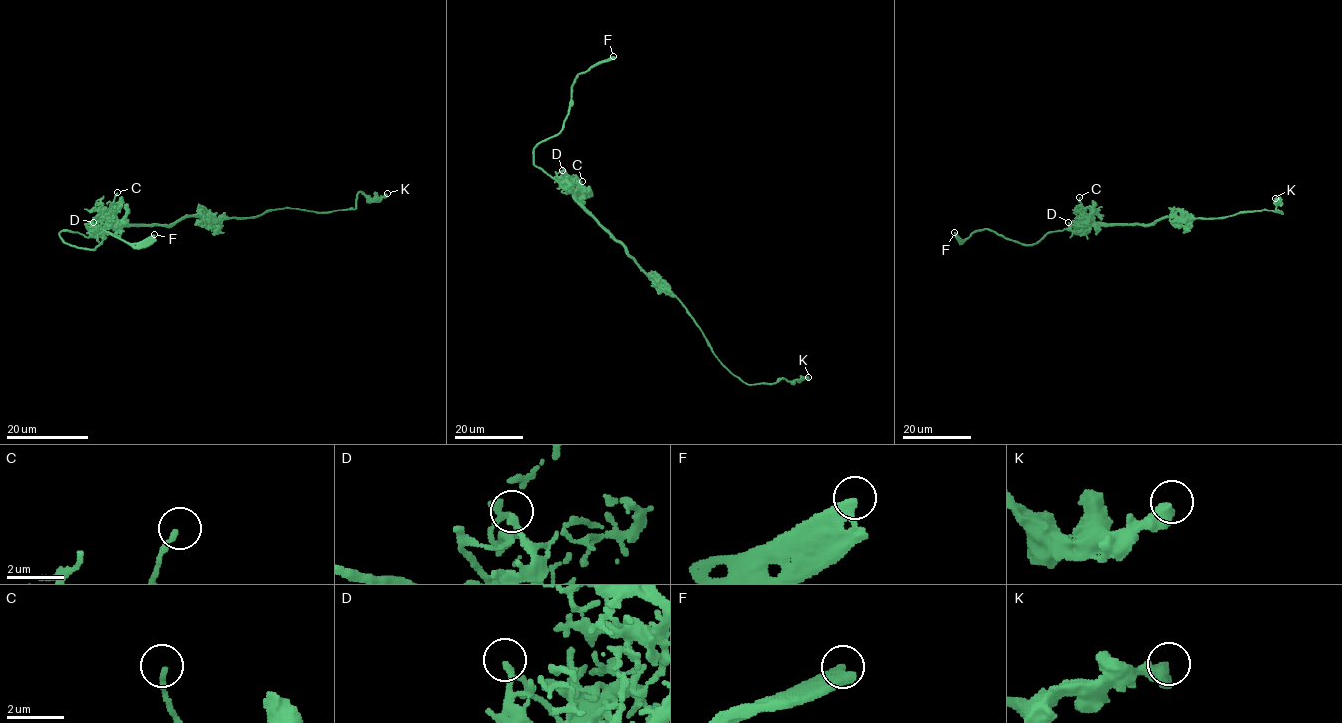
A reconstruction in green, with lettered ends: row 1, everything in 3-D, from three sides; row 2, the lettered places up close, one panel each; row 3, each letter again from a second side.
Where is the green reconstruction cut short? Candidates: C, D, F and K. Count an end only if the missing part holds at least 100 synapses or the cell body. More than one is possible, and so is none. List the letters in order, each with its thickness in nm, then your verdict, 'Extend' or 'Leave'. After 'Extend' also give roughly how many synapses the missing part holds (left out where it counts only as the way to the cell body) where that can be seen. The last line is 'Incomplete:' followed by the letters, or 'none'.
C: Thickness 180 nm. Leave
D: Thickness 200 nm. Leave
F: Thickness 340 nm. Extend
K: Thickness 500 nm. Leave
Incomplete: F

